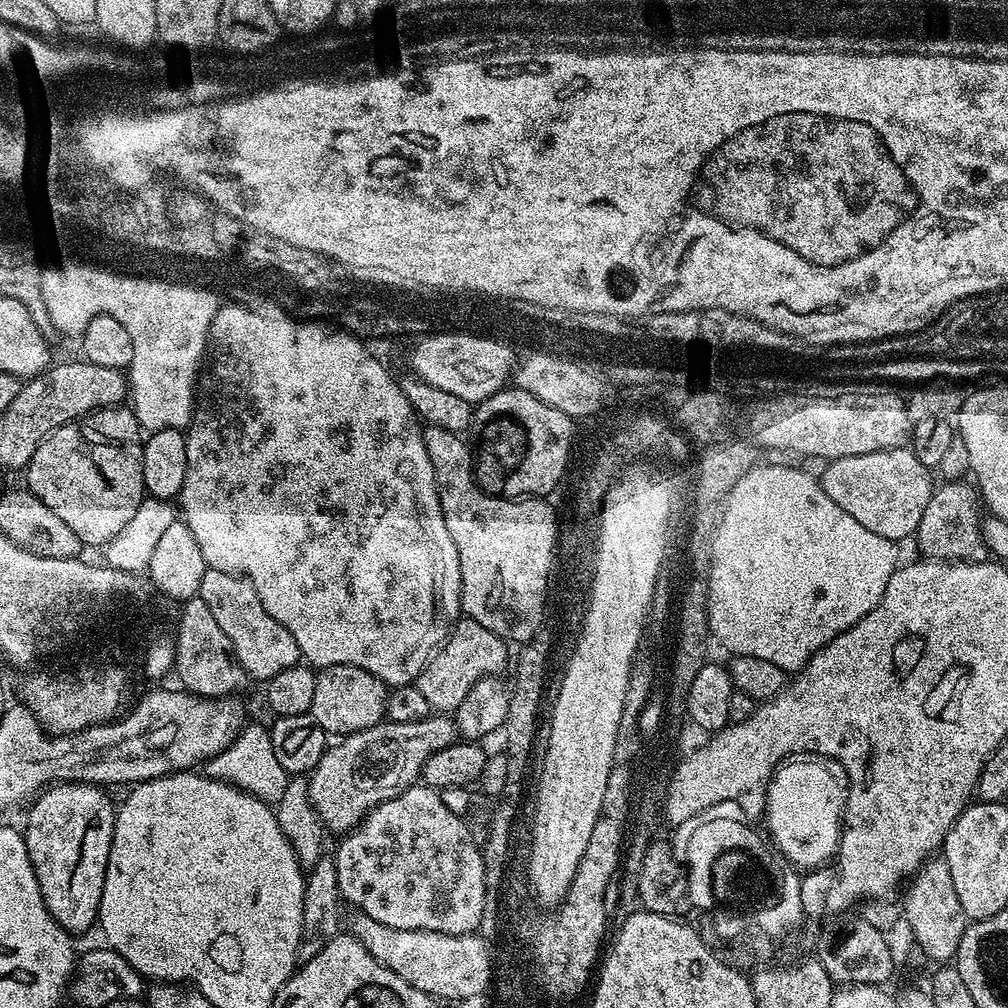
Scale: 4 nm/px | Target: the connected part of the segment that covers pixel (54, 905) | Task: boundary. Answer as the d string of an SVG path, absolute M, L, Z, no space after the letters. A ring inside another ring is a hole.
M57 782L45 787L31 801L28 812L28 828L24 841L40 883L40 890L48 907L48 913L69 933L84 932L97 923L100 914L102 886L108 869L108 855L116 825L117 805L99 783Z

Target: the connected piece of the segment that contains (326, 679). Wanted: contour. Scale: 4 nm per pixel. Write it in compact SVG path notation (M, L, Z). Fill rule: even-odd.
M360 667L323 668L316 675L309 715L316 725L330 736L360 732L383 721L387 693L387 687L380 680Z

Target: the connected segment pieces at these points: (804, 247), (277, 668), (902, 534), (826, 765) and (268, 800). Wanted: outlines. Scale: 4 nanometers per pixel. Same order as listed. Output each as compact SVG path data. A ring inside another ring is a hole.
M816 112L816 120L804 120L804 116L784 116L784 120L772 120L772 124L760 124L760 128L752 128L752 132L744 132L744 136L736 136L728 148L720 148L716 156L712 156L712 164L708 164L708 172L704 172L704 188L700 188L700 204L708 208L708 212L716 212L716 216L728 216L728 220L740 220L740 224L756 224L756 228L764 228L764 232L772 232L776 240L784 240L784 244L792 244L796 252L804 252L804 256L812 256L812 260L824 260L824 264L832 264L832 260L844 260L844 256L852 256L852 252L860 252L864 244L872 244L872 240L880 240L896 220L900 220L900 212L908 212L912 208L912 196L908 196L908 184L904 184L904 176L896 172L896 164L884 156L884 148L876 144L882 140L884 132L876 128L876 124L868 124L868 120L856 120L856 116L836 116L836 112Z
M208 568L202 578L199 595L202 602L210 606L210 614L214 614L218 626L222 626L222 634L230 638L236 661L253 681L267 682L274 678L274 674L282 674L282 670L290 670L290 666L301 663L298 644L294 642L290 630L266 614L254 586L250 586L244 577Z
M911 447L891 448L870 454L854 454L843 456L837 460L829 460L823 465L824 473L819 473L818 479L822 490L836 503L846 510L846 514L853 516L857 522L862 522L866 530L878 534L882 538L893 542L901 542L907 538L915 537L918 522L922 522L922 514L926 511L926 502L930 502L934 491L932 484L933 473L912 453Z
M816 753L789 756L775 769L767 790L764 820L768 822L771 843L787 863L800 870L814 870L835 857L848 785L845 768Z
M245 723L240 733L217 756L211 756L204 761L202 772L205 776L213 776L215 780L222 780L225 784L234 784L238 788L251 793L269 806L282 802L282 793L286 791L290 775L278 762L274 754L274 743L267 727L260 724Z

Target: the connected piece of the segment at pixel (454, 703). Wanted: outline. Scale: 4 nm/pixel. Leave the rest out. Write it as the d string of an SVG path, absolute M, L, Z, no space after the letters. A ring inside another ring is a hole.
M467 618L457 619L448 633L448 639L436 649L435 656L420 672L420 677L414 681L416 689L426 698L432 709L440 714L455 713L456 708L466 698L470 686L478 682L484 676L501 675L504 667L509 667L510 652L509 645L498 634L486 630L476 620Z

